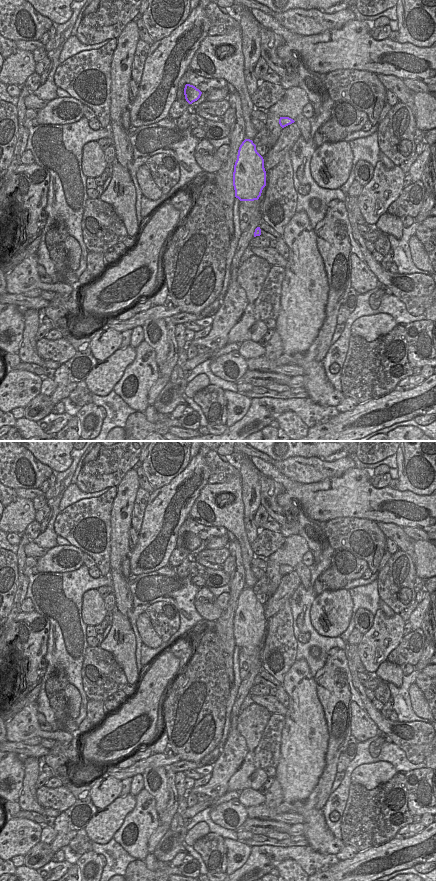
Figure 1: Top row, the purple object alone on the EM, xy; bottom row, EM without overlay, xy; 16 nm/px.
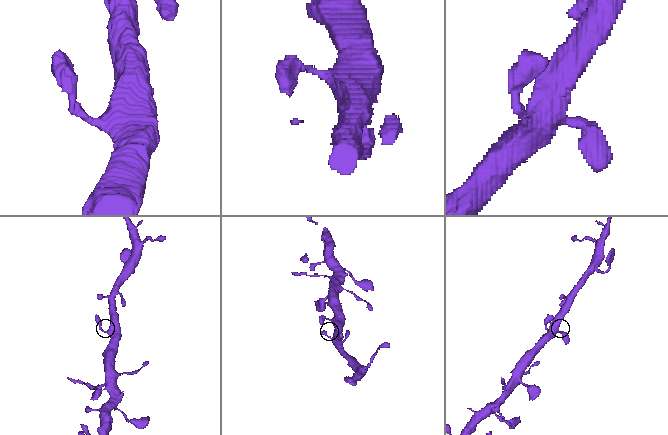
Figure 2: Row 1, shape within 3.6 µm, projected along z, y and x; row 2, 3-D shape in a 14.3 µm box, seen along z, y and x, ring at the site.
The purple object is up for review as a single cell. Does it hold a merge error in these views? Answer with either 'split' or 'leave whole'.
leave whole

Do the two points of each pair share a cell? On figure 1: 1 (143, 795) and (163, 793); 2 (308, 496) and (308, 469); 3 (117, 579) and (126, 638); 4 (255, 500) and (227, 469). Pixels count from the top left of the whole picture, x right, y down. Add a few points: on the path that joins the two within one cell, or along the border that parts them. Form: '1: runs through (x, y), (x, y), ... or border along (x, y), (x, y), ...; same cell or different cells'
1: border along (143, 788), (153, 797), (155, 810), (158, 815); different cells
2: border along (286, 476), (303, 483), (315, 483), (330, 477); different cells
3: border along (116, 607), (126, 616); different cells
4: border along (238, 468), (241, 477); different cells

